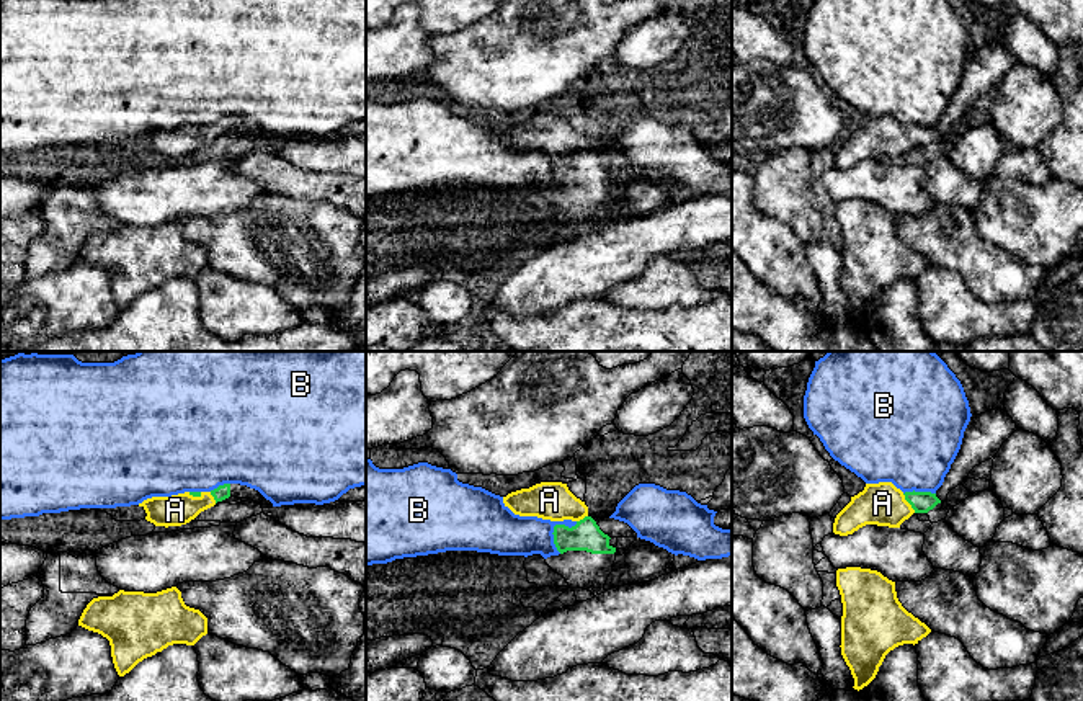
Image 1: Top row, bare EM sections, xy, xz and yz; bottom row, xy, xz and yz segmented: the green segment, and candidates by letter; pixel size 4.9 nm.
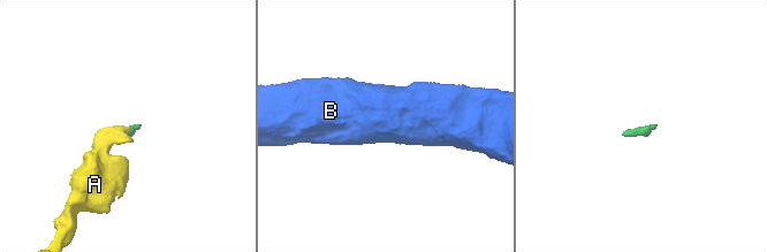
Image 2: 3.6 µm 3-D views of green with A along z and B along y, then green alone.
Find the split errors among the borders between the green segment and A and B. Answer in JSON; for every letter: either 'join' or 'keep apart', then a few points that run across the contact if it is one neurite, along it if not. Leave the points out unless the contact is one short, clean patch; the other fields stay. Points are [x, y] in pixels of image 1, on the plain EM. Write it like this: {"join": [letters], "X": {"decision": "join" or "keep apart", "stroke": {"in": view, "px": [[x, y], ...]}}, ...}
{"join": ["A"], "A": {"decision": "join", "stroke": {"in": "yz", "px": [[922, 136], [909, 136], [882, 138]]}}, "B": {"decision": "keep apart"}}

